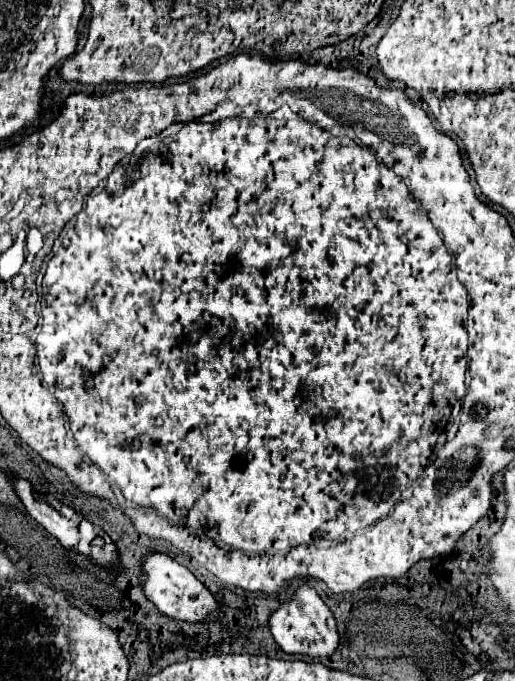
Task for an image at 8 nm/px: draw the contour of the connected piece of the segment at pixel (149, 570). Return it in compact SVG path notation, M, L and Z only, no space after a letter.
M153 554L143 560L141 570L143 570L141 580L143 580L145 596L159 608L161 614L165 614L173 620L197 624L197 622L205 622L207 616L211 616L213 612L219 610L217 598L185 566L177 564L169 556Z

